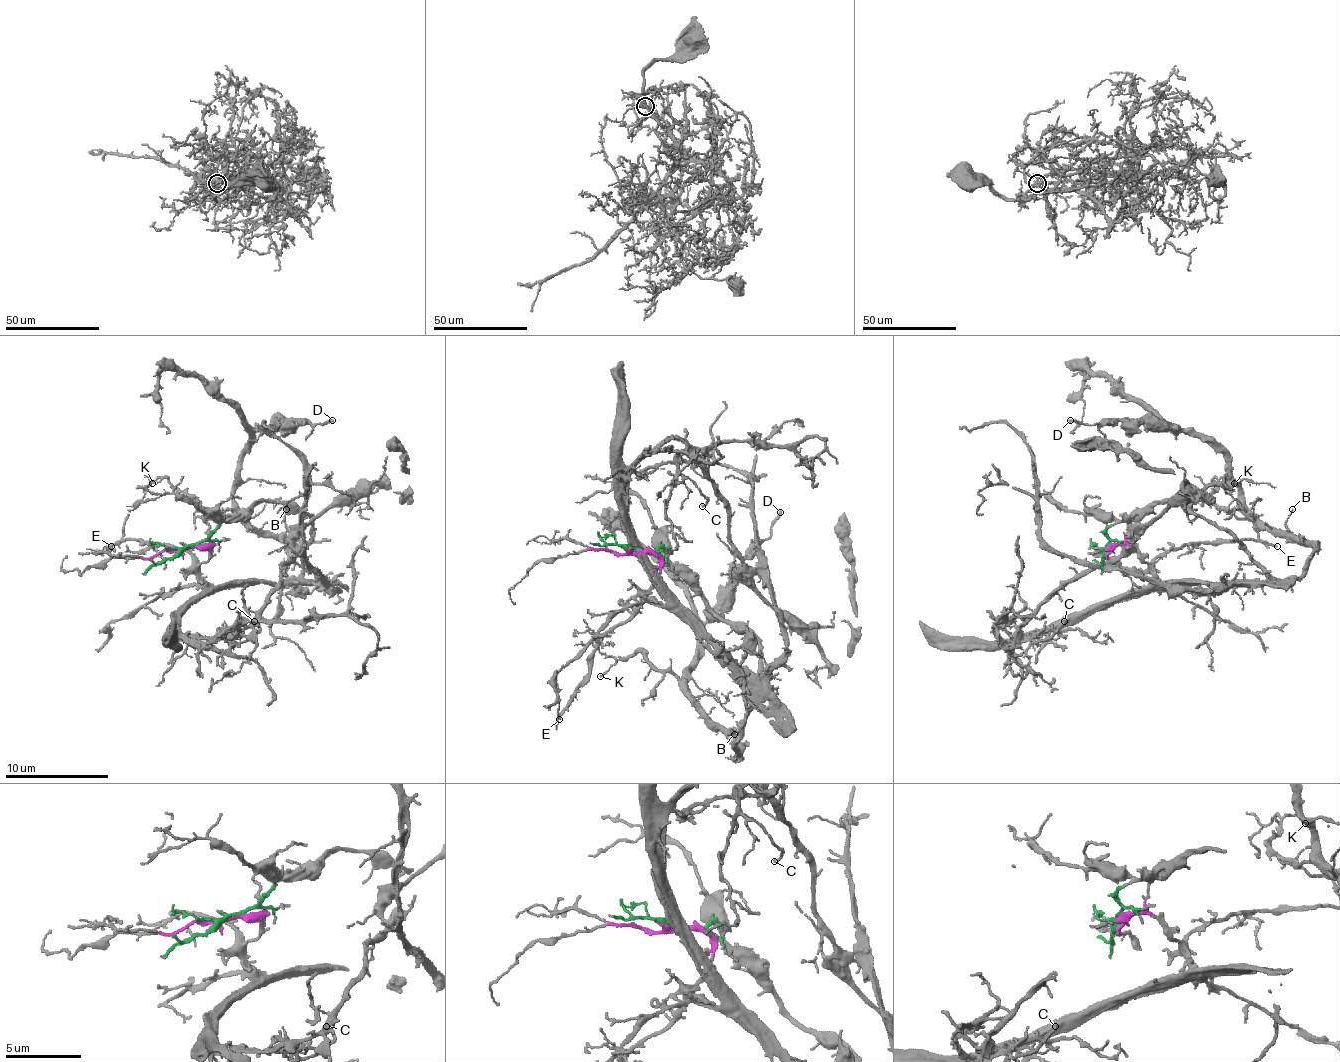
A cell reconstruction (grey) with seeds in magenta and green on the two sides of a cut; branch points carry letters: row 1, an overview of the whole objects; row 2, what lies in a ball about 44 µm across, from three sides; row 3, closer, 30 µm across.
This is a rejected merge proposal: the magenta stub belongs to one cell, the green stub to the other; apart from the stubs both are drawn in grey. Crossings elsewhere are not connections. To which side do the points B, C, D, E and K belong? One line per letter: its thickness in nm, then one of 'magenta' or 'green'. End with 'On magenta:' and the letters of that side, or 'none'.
B: 100 nm thick; green
C: 130 nm thick; magenta
D: 200 nm thick; green
E: 190 nm thick; magenta
K: 120 nm thick; green
On magenta: C, E

